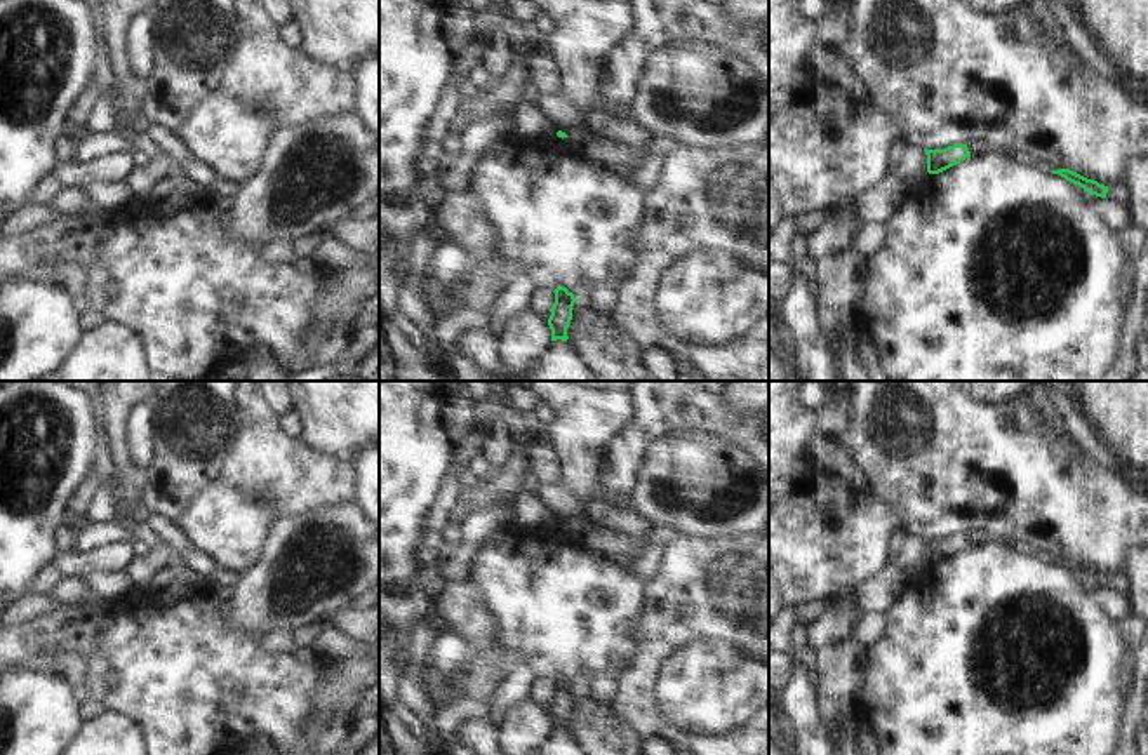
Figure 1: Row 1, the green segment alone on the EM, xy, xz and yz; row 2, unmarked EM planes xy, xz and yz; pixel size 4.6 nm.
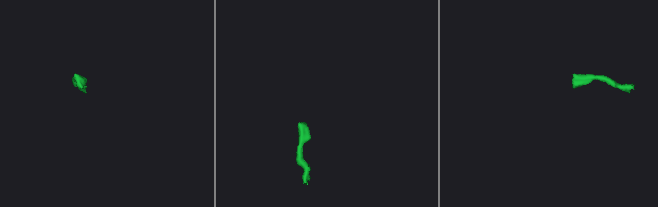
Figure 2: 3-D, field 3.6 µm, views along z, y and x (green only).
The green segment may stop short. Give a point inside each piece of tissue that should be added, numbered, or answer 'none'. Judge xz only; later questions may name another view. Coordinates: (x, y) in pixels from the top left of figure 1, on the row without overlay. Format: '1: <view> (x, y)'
1: xz (560, 741)

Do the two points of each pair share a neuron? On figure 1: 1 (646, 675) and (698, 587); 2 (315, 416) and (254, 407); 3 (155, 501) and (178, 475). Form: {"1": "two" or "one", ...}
{"1": "one", "2": "two", "3": "one"}

